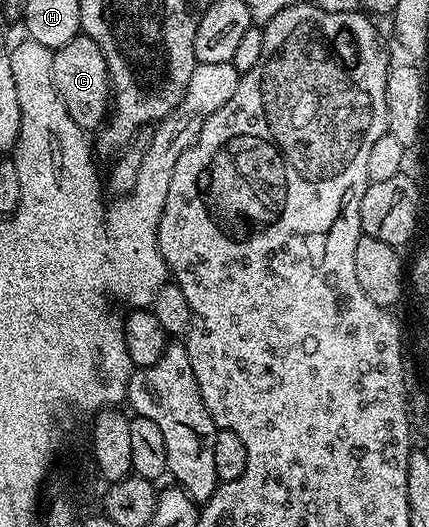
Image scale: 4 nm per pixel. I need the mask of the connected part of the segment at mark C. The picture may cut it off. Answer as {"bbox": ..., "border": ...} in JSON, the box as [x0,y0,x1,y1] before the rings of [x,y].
{"bbox":[53,33,111,133],"border":[[[84,33],[76,35],[67,45],[53,52],[53,76],[57,95],[67,105],[67,113],[71,113],[71,121],[79,125],[87,133],[93,133],[104,124],[111,110],[111,84],[107,61]]]}

